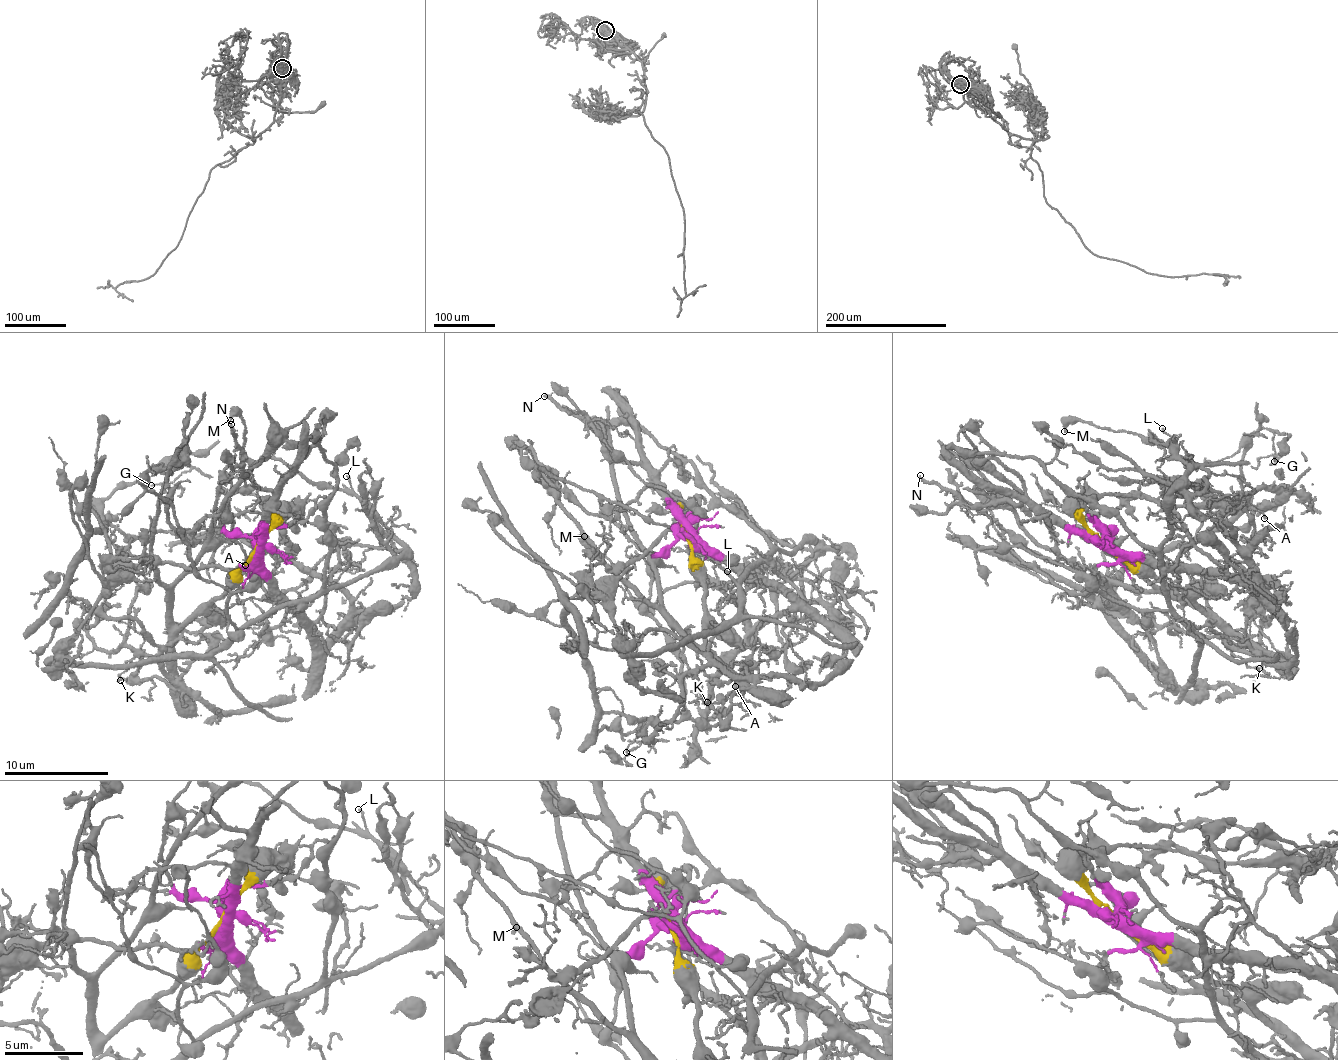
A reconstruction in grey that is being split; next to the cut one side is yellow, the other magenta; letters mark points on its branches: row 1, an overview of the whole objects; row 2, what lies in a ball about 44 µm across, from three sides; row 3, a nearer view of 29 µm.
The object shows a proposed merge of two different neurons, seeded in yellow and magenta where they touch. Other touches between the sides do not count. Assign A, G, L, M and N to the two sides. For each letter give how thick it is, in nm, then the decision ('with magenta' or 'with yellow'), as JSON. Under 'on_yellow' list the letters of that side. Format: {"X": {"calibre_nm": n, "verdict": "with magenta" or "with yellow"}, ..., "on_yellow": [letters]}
{"A": {"calibre_nm": 140, "verdict": "with magenta"}, "G": {"calibre_nm": 100, "verdict": "with magenta"}, "L": {"calibre_nm": 110, "verdict": "with magenta"}, "M": {"calibre_nm": 260, "verdict": "with magenta"}, "N": {"calibre_nm": 240, "verdict": "with magenta"}, "on_yellow": []}

